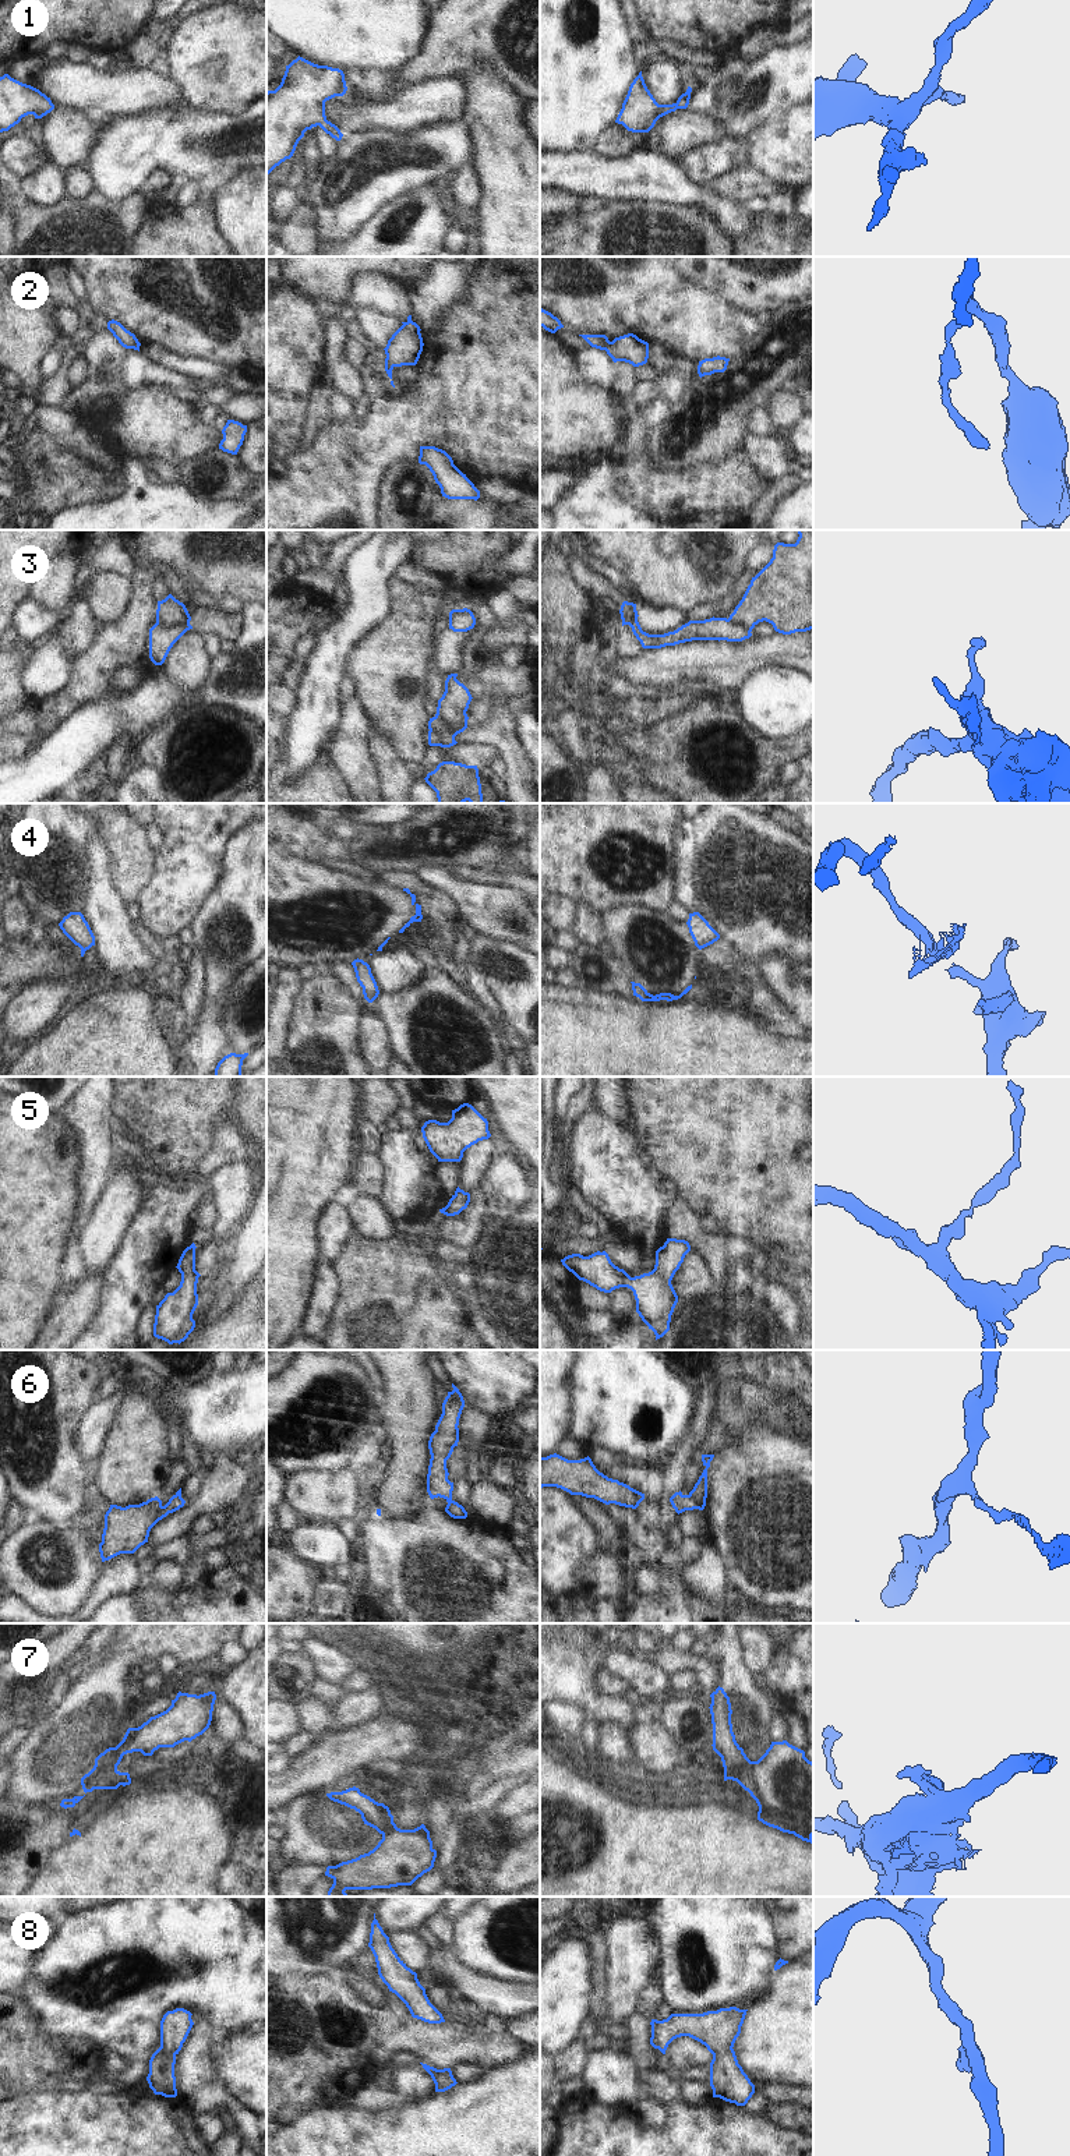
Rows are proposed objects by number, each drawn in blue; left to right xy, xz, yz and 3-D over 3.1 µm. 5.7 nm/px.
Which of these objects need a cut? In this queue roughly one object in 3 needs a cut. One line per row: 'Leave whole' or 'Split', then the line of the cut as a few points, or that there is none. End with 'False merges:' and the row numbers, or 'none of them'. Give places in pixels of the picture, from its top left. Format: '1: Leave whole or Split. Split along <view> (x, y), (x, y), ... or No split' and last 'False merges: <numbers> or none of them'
1: Leave whole. No split
2: Split. Split along yz (610, 342), (603, 349)
3: Split. Split along xy (156, 622), (165, 626), (189, 624)
4: Split. Split along xy (81, 947), (85, 950)
5: Leave whole. No split
6: Split. Split along yz (689, 1494), (698, 1508)
7: Split. Split along xy (103, 1753), (101, 1771), (95, 1782), (85, 1792)
8: Leave whole. No split
False merges: 2, 3, 4, 6, 7.

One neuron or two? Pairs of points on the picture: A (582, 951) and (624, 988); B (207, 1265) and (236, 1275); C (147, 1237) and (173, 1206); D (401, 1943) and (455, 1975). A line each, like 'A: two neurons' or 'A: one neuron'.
A: one neuron
B: two neurons
C: one neuron
D: two neurons

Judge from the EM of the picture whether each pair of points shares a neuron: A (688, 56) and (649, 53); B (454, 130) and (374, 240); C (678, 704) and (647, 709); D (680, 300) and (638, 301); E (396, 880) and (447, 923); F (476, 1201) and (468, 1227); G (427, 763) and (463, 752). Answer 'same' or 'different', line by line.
A: same
B: different
C: same
D: same
E: same
F: same
G: same

